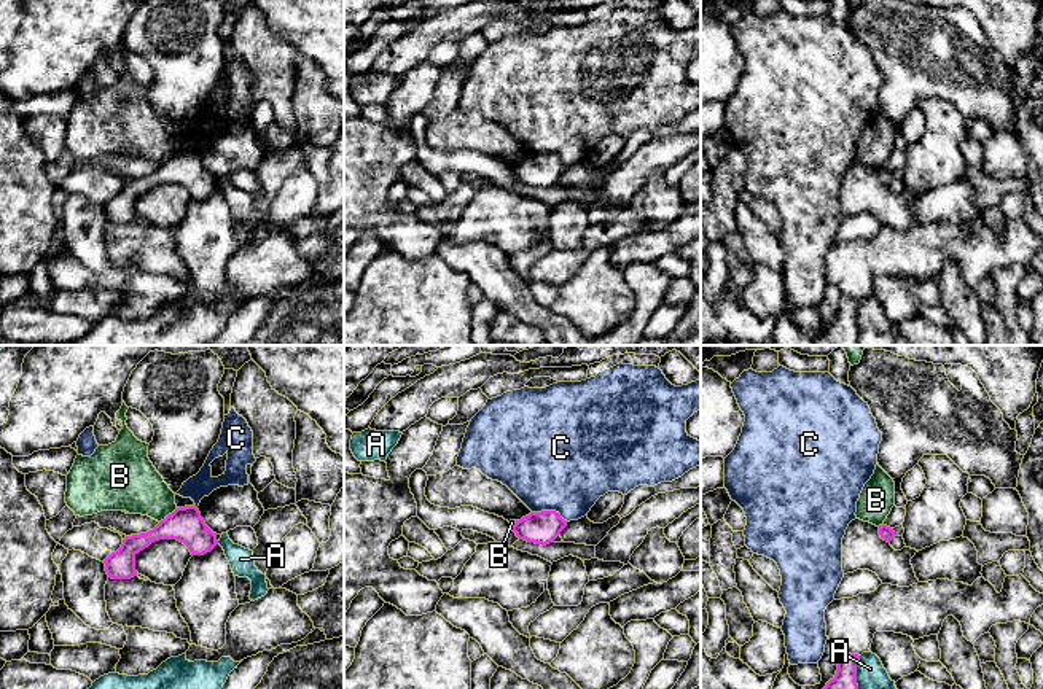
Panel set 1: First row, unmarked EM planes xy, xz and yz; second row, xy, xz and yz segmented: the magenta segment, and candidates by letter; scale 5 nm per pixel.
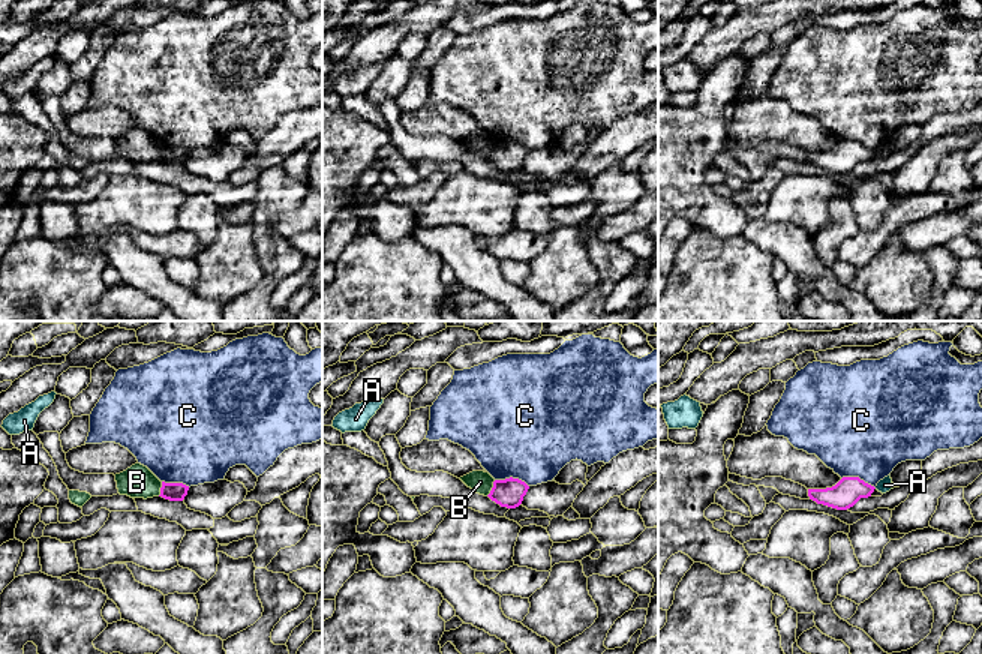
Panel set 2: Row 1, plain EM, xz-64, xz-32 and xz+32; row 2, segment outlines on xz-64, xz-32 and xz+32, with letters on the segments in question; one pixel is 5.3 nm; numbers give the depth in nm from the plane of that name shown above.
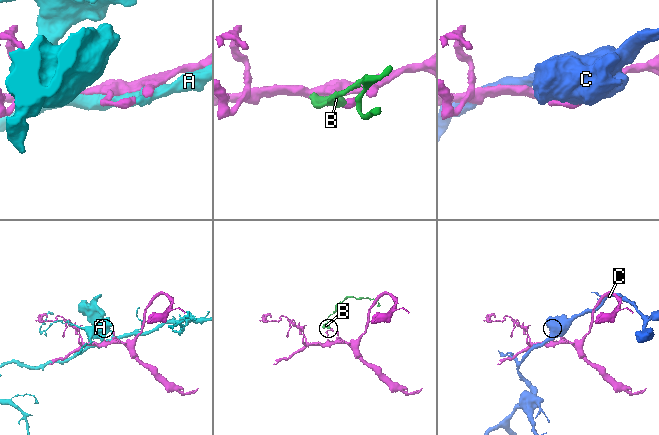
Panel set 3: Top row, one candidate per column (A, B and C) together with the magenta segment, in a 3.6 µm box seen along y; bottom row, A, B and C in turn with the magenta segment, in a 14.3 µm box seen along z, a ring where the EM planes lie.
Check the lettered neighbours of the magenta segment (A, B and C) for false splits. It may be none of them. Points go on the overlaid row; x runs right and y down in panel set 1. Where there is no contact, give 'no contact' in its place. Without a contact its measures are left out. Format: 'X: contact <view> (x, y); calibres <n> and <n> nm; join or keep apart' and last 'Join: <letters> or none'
A: contact yz (855, 672); calibres 110 and 140 nm; keep apart
B: contact xy (169, 514); calibres 180 and 280 nm; keep apart
C: contact xz (550, 511); calibres 160 and 500 nm; keep apart
Join: none

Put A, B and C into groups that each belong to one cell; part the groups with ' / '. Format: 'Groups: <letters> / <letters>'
Groups: A / B / C

